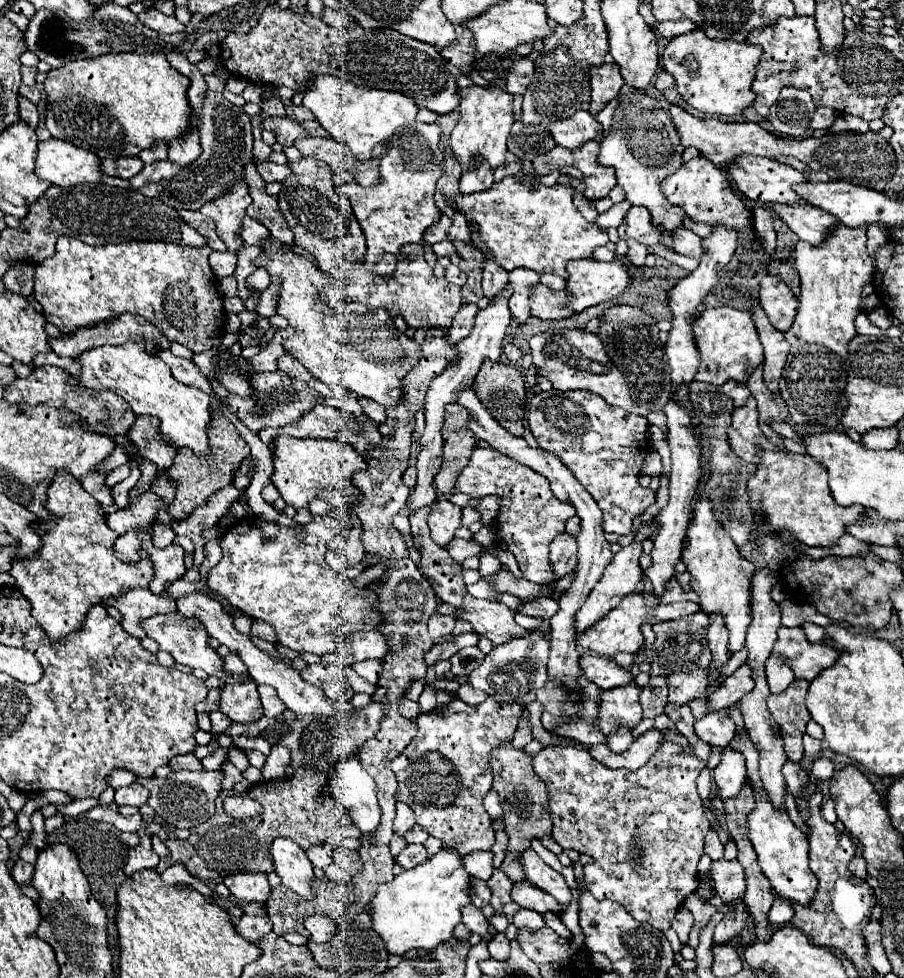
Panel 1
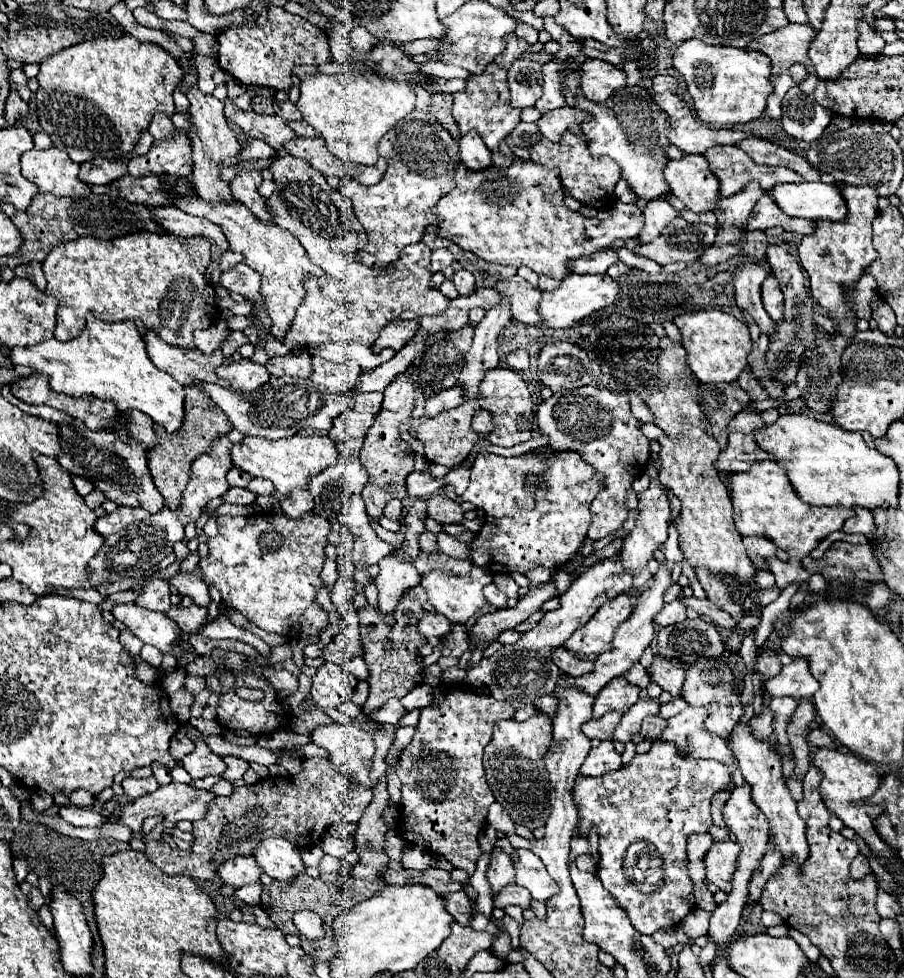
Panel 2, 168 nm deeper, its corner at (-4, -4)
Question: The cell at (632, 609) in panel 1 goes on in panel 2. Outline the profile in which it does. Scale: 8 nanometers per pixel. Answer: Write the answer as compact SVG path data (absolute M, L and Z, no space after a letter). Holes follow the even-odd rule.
M621 594L613 598L611 602L605 602L597 610L597 614L585 626L581 626L581 630L577 630L563 646L573 654L595 654L597 656L609 650L613 632L629 618L631 612L633 612L631 598Z

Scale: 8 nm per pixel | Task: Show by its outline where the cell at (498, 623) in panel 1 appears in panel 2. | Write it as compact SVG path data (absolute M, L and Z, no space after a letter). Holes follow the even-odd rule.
M473 566L473 570L465 576L459 576L455 572L441 572L441 570L431 570L431 572L425 572L421 574L421 586L427 590L427 598L429 598L429 604L443 616L447 616L449 620L453 622L461 622L461 624L467 624L475 614L477 614L477 608L483 606L485 602L485 596L483 596L483 586L491 584L493 582L493 576L477 566Z

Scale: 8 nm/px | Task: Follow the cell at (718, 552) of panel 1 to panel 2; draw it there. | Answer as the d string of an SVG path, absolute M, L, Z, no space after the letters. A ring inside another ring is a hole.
M669 336L659 342L661 354L657 358L657 384L653 392L645 396L645 404L653 414L653 422L665 432L659 438L661 452L659 460L659 482L681 500L683 510L675 520L675 528L679 532L679 546L683 550L685 562L689 566L707 566L719 574L739 576L741 580L751 580L755 576L755 568L747 558L745 546L741 542L741 534L733 524L733 508L723 480L717 470L713 470L713 462L717 458L719 444L713 438L711 424L699 408L697 388L699 382L693 378L693 372L687 366L687 352L681 342L671 340Z

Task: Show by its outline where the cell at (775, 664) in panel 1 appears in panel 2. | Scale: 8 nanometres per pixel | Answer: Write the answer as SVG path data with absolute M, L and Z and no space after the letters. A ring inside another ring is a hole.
M773 698L769 702L769 708L773 710L775 714L775 720L773 720L773 728L775 728L775 734L779 738L781 744L787 744L789 746L789 738L787 738L787 726L789 726L789 720L793 716L793 710L797 708L797 700L795 698Z

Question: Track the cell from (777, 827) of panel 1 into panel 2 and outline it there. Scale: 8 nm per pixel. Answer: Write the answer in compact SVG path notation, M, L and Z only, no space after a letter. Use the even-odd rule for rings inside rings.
M737 722L737 726L731 730L729 740L727 740L729 750L735 754L739 768L747 780L747 784L751 786L751 796L753 802L759 806L759 810L769 818L769 826L771 826L771 840L777 848L781 848L783 852L783 860L793 858L793 862L805 862L805 858L809 856L809 844L805 838L805 822L799 818L797 814L797 804L789 794L787 782L783 778L783 764L781 764L781 756L767 744L761 742L753 736L751 728L747 722Z

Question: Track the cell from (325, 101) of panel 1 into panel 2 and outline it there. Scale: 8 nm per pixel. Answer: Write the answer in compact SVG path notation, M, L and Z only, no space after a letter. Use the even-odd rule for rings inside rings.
M352 61L350 69L343 74L305 74L299 80L301 96L295 106L303 114L303 120L325 140L329 152L343 162L373 166L379 158L377 144L383 134L387 134L397 120L415 110L415 94L405 82L379 78L362 62Z

